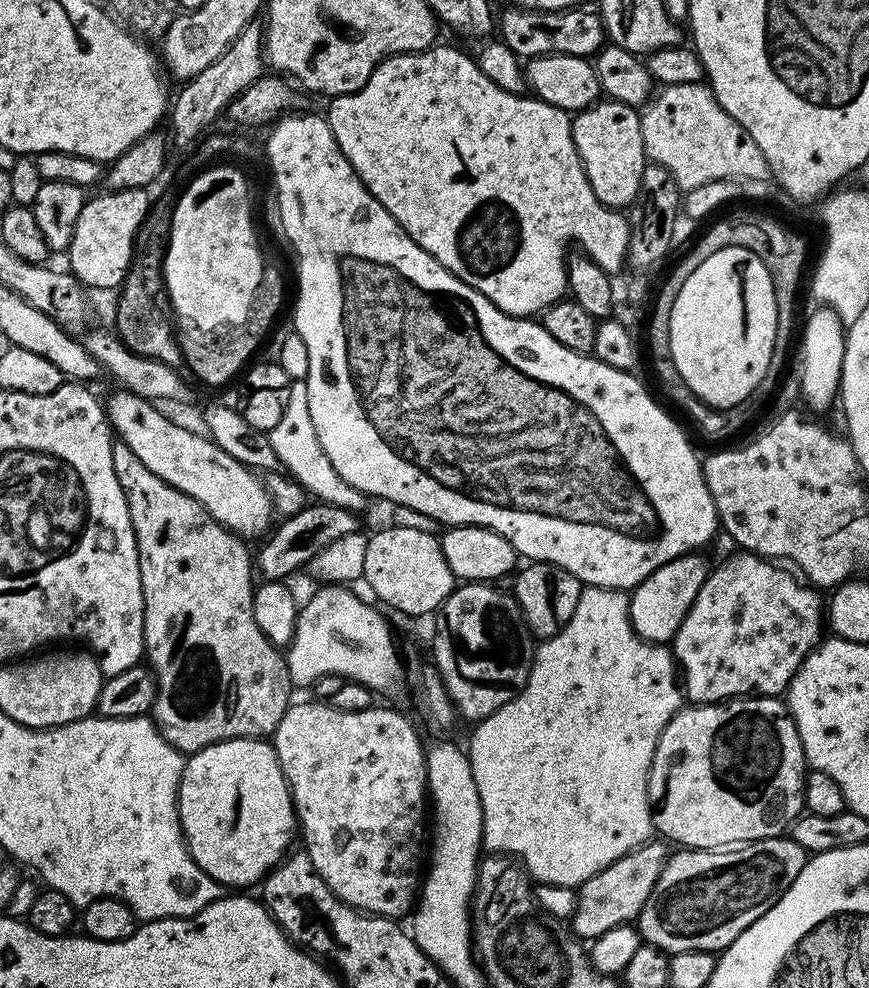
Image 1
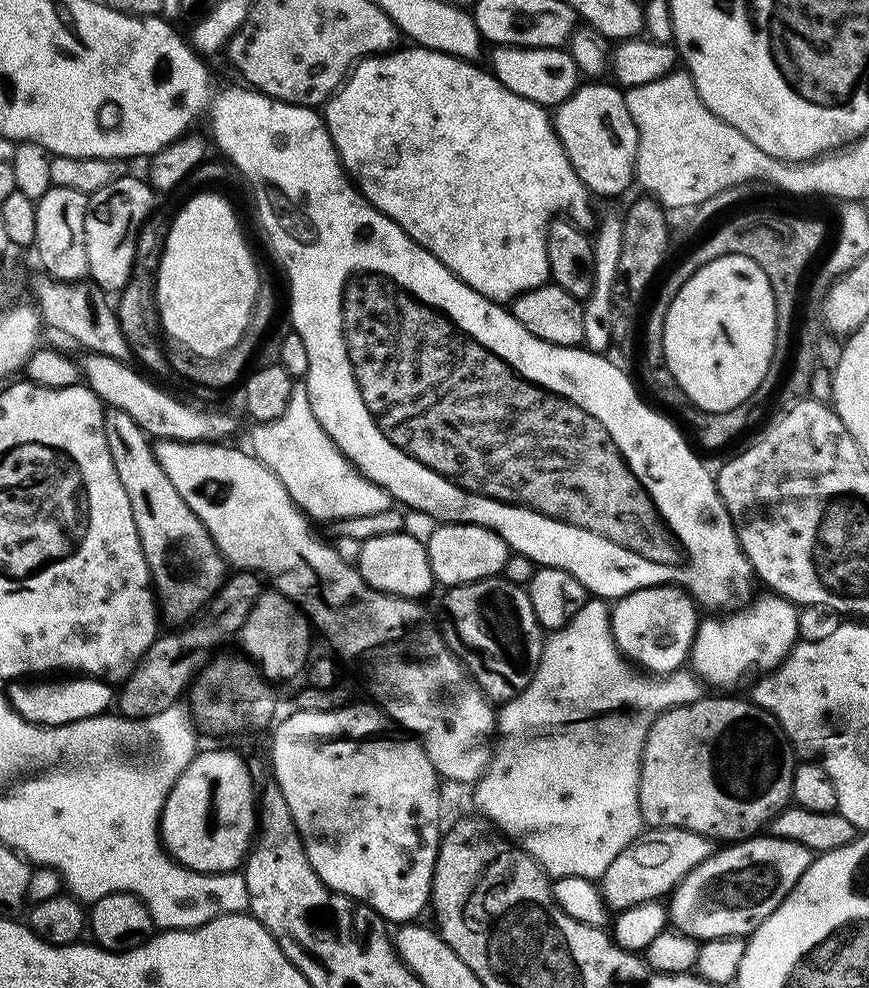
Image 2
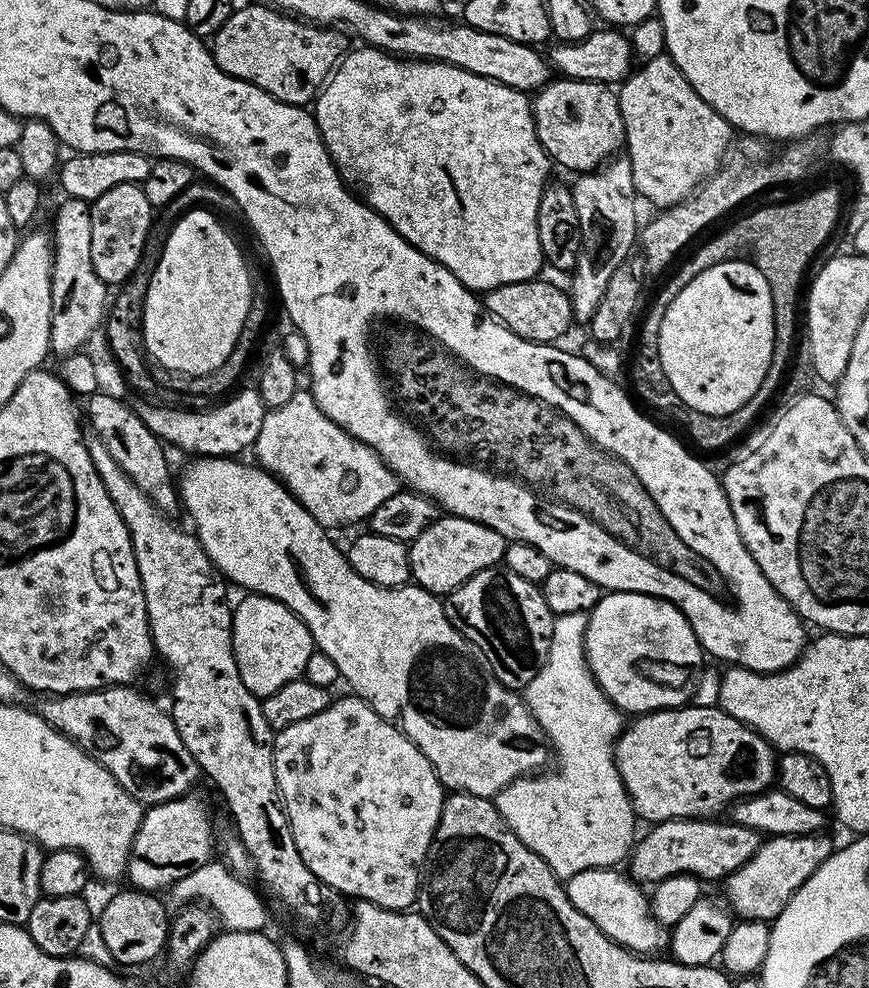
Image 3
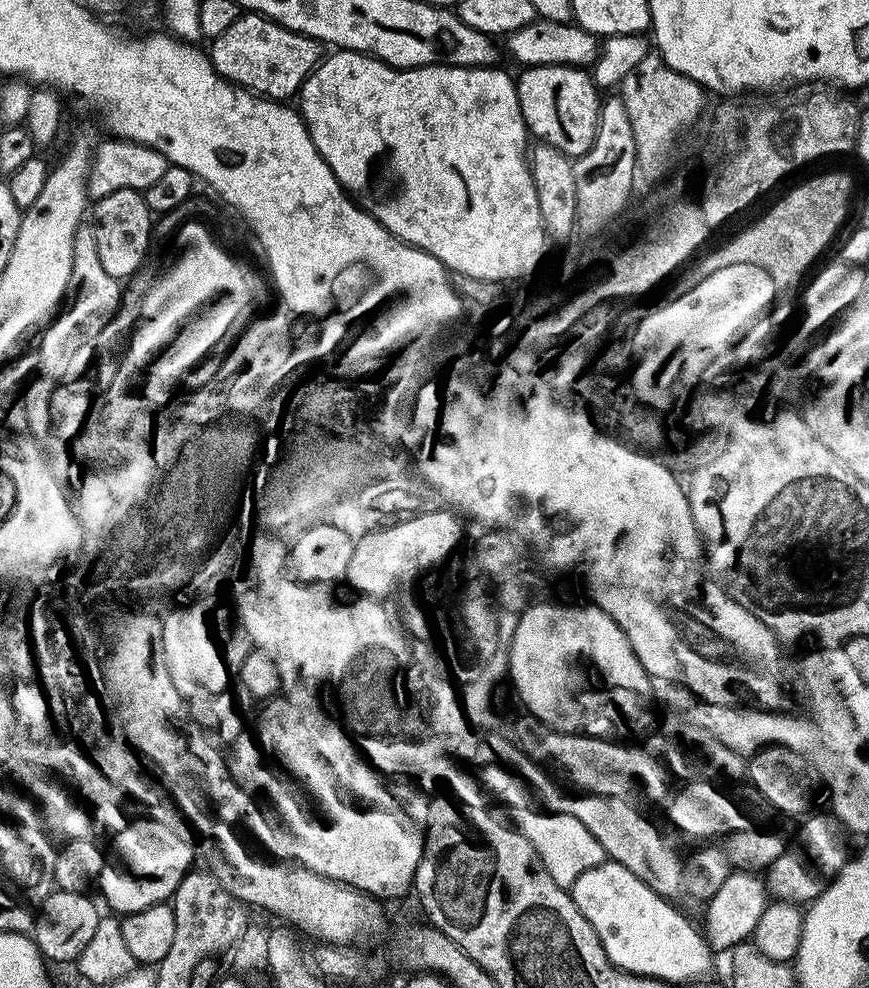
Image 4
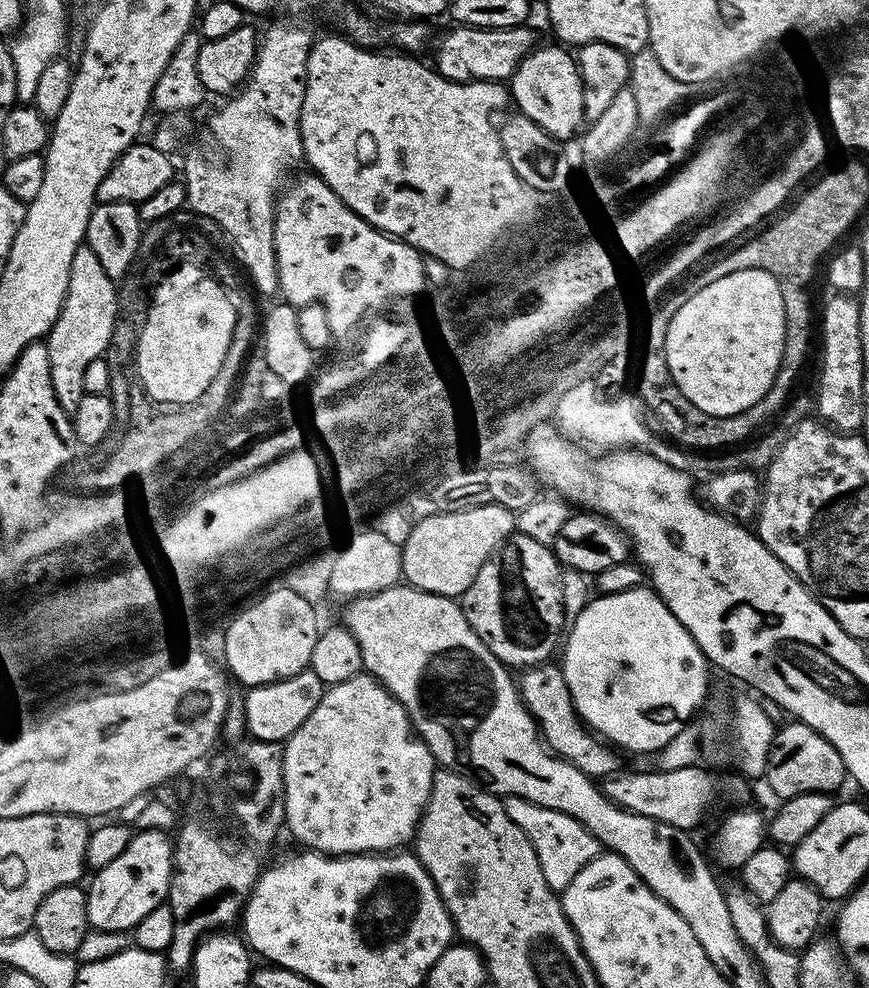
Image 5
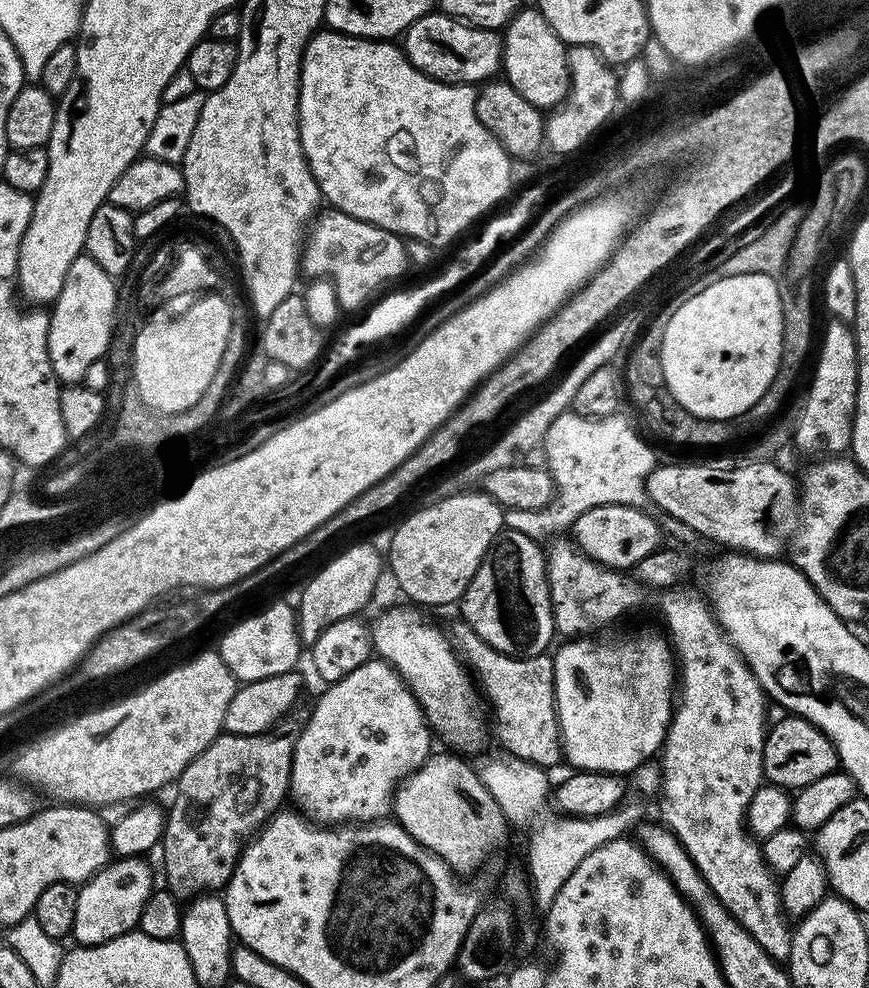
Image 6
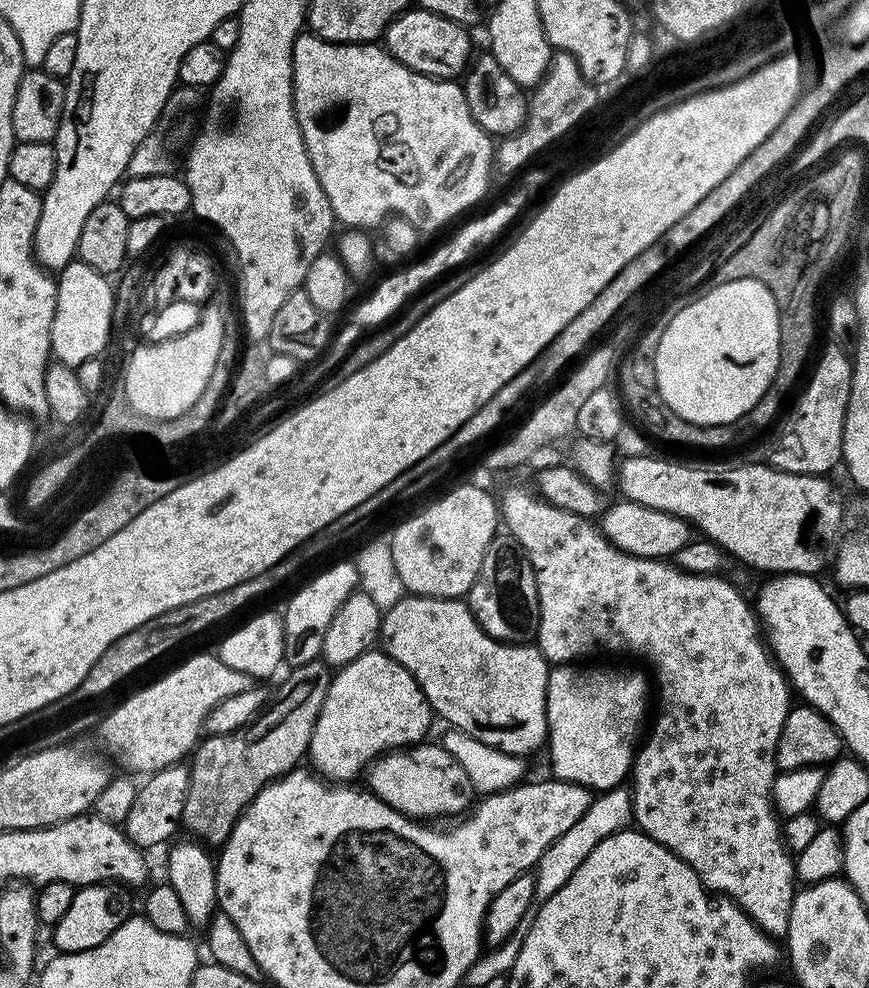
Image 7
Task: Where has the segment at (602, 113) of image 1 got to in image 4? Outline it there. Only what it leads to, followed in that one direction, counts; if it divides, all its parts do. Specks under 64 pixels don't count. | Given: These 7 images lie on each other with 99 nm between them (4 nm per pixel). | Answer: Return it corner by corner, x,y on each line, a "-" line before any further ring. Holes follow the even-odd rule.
534,65
515,77
524,125
539,143
549,144
570,158
586,154
598,134
602,96
583,67

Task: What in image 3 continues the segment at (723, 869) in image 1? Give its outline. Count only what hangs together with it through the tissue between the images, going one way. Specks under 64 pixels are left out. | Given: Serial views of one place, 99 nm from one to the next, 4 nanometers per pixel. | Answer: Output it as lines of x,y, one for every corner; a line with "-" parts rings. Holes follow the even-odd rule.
820,834
814,836
773,836
765,839
761,843
760,849
754,854
754,858
750,858
750,862
746,862
742,866
738,866
738,870
734,870
723,881
722,887
728,895
726,904
729,909
740,920
763,920
771,922
776,919
776,915
784,909
790,902
792,895
802,886
802,882
806,882
806,878
810,878
810,874
814,874
814,870
818,870
818,866
822,862
826,862
826,858
830,858
834,851
834,844
827,840
827,835

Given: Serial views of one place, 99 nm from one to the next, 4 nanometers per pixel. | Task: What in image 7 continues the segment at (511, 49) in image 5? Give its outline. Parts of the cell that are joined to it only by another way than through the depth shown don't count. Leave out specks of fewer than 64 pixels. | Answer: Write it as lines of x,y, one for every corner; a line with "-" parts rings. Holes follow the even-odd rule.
419,6
409,7
397,20
390,22
382,37
383,47
402,66
423,76
434,76
438,80
457,79
469,67
472,42
463,25
442,18

